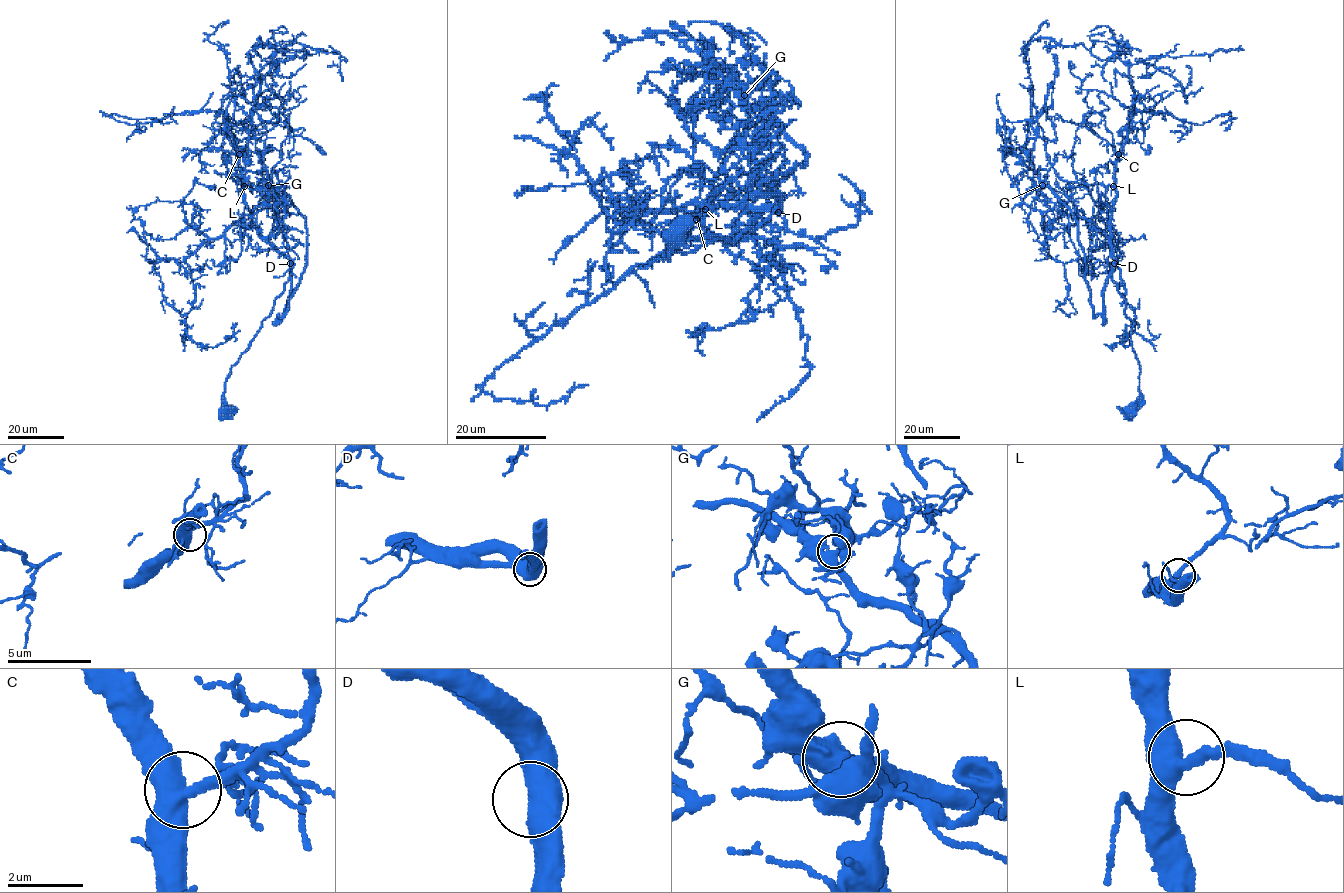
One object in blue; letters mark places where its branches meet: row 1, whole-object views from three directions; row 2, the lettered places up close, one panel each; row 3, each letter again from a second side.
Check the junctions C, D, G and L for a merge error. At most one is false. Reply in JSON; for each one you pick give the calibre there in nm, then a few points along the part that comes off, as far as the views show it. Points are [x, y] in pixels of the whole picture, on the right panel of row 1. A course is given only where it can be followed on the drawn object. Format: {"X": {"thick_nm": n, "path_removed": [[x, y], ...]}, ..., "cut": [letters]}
{"cut": []}

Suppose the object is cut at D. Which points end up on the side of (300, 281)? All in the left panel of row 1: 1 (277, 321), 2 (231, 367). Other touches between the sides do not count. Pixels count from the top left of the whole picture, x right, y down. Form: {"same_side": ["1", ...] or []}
{"same_side": ["1"]}

